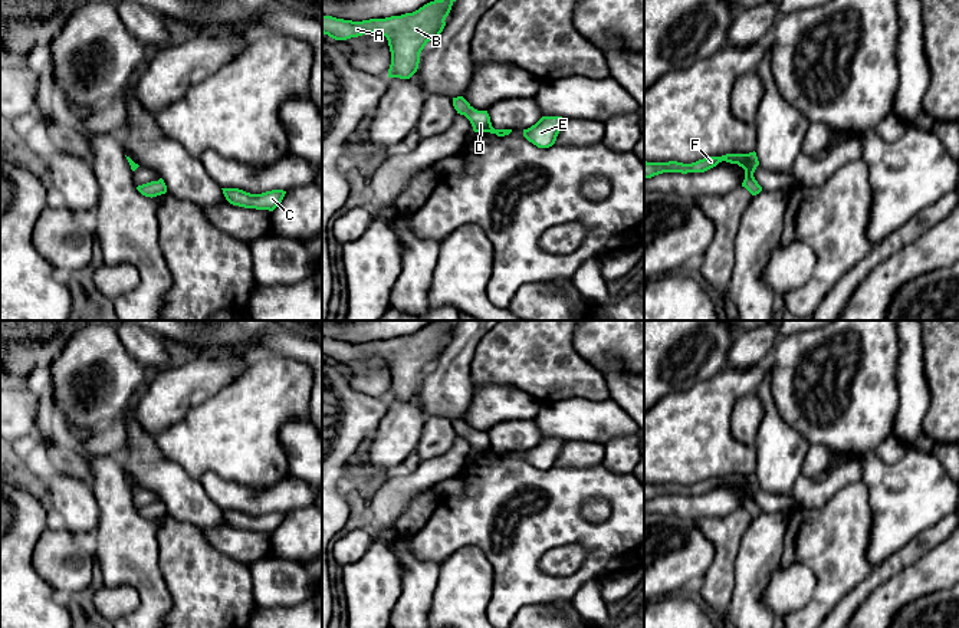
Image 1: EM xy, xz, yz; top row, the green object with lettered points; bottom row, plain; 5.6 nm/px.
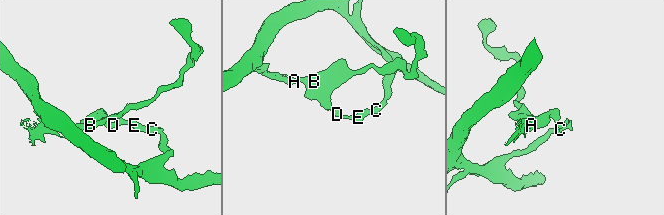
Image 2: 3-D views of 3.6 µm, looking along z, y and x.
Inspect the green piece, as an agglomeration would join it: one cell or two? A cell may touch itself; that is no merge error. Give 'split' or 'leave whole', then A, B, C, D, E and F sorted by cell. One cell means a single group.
leave whole; A B C D E F

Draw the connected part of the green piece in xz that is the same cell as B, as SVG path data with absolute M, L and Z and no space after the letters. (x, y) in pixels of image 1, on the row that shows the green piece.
M434 0L413 13L385 19L352 22L322 14L322 33L347 40L370 33L387 37L391 65L388 78L410 79L418 69L420 53L430 40L437 40L456 0Z

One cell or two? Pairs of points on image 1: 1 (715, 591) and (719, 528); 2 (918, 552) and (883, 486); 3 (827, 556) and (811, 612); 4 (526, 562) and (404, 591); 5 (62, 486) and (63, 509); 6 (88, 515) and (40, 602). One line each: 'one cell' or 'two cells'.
1: one cell
2: two cells
3: one cell
4: one cell
5: one cell
6: two cells

